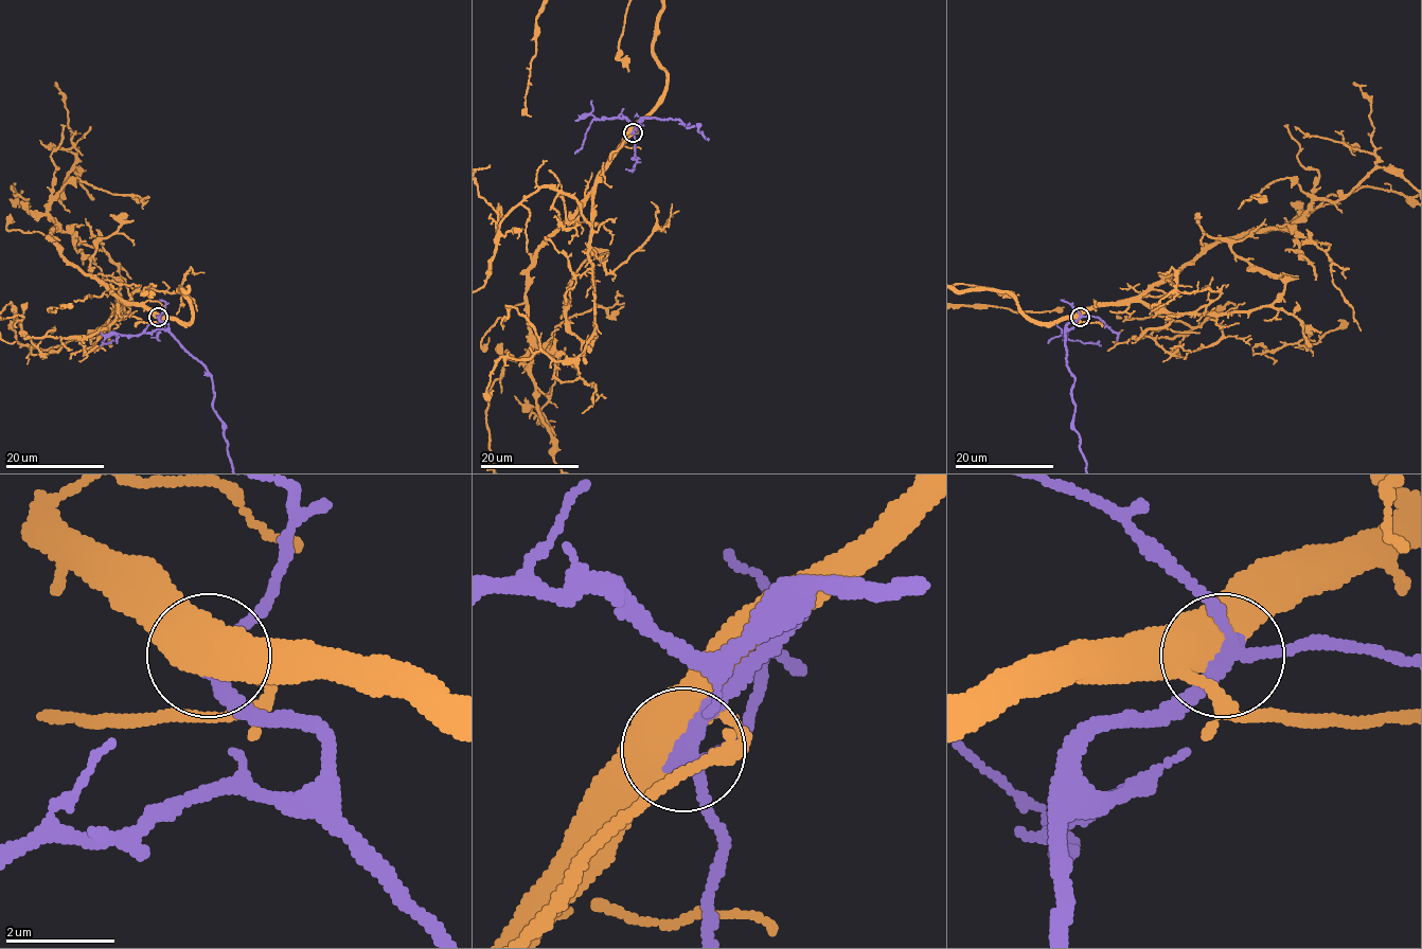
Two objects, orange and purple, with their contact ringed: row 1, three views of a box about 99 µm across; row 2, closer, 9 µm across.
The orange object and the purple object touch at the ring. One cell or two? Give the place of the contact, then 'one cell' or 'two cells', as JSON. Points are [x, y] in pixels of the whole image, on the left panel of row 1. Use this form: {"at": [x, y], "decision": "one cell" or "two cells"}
{"at": [158, 317], "decision": "one cell"}

